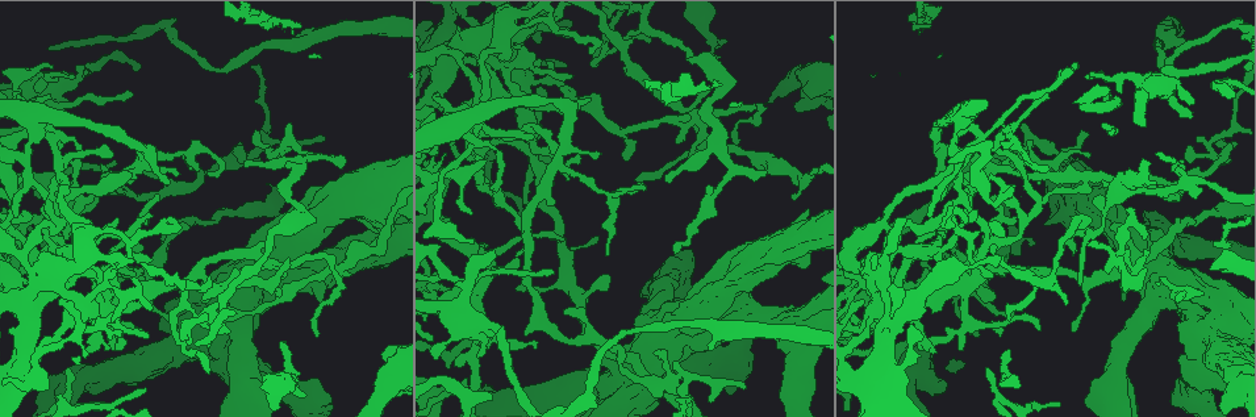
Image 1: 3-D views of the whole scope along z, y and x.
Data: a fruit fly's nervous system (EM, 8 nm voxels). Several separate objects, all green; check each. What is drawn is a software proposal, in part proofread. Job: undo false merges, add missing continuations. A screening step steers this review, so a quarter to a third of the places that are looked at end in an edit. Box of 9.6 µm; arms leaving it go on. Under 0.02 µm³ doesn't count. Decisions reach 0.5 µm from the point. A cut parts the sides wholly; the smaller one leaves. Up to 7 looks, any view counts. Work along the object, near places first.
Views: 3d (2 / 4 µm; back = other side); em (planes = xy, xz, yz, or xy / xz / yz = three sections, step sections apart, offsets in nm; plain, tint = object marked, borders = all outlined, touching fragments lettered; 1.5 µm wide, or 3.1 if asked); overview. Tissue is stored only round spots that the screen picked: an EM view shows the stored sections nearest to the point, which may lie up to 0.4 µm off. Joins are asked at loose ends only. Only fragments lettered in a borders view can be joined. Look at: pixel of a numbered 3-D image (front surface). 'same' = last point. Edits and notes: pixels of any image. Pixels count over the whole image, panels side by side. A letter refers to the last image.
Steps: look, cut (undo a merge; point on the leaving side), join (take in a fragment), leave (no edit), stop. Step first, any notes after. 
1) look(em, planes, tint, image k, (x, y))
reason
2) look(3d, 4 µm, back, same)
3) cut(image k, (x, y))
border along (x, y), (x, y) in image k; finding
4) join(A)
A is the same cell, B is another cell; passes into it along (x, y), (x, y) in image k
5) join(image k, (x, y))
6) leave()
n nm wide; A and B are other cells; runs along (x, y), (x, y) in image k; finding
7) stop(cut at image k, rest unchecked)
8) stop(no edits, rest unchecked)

look(3d, 2 µm, image 1, (135, 169))
arms part here

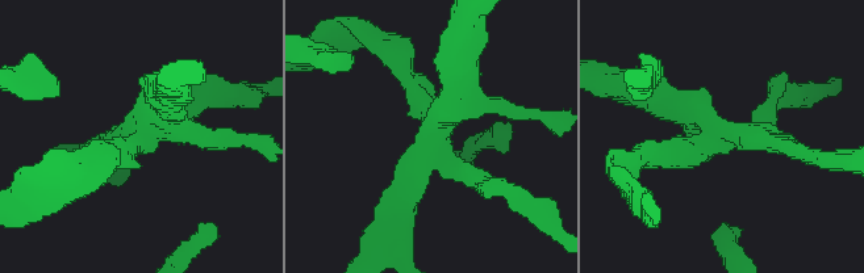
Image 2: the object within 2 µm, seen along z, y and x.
look(em, xy, step 8, tint, image 2, (141, 139))

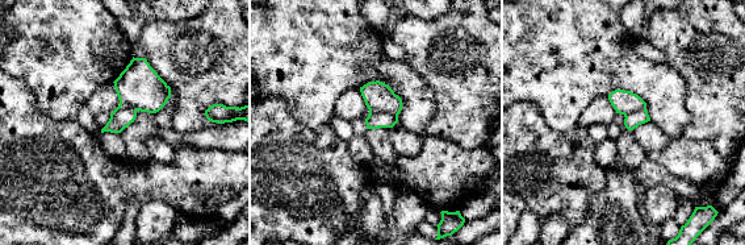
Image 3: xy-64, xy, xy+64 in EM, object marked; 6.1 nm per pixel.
look(em, planes, borders, same)

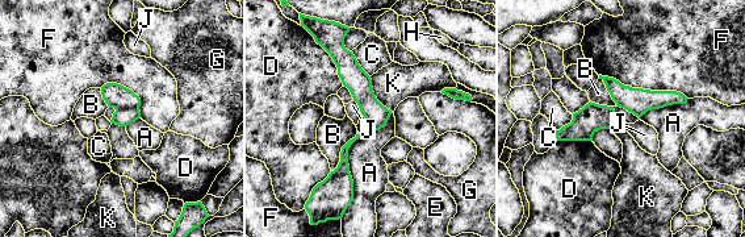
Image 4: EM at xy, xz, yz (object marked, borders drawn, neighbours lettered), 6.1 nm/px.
leave()
F touches over 550 nm; A, B, C, D, E, F, G, H, J and K are other cells; continuous, no second neuron

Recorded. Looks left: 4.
look(3d, 4 µm, image 1, (995, 200))
sharp bend

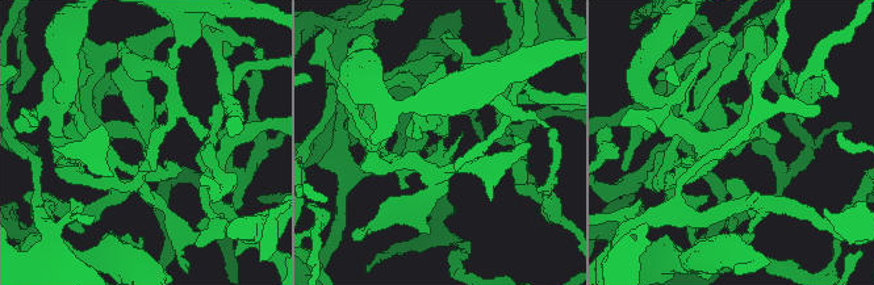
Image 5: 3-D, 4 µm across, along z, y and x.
look(em, yz, step 4, borders, image 5, (145, 142))
shape alone is not enough

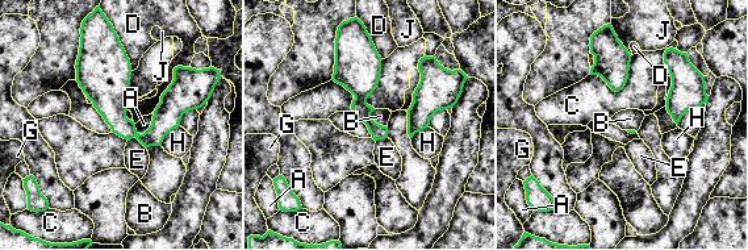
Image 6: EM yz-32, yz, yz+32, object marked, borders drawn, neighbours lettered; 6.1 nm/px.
look(em, xy, step 4, borders, same)
cut it another way

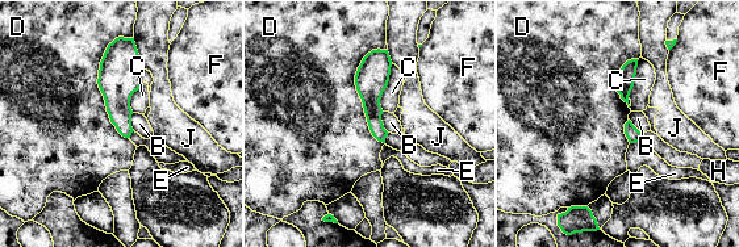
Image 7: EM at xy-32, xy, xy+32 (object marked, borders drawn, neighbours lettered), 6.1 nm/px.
leave()
90 nm wide; B, C, D, E, F, H and J are other cells; border along (119, 36), (97, 87), (128, 138) in image 7; continuous, no second neuron

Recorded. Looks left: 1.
stop(no edits, rest unchecked)

